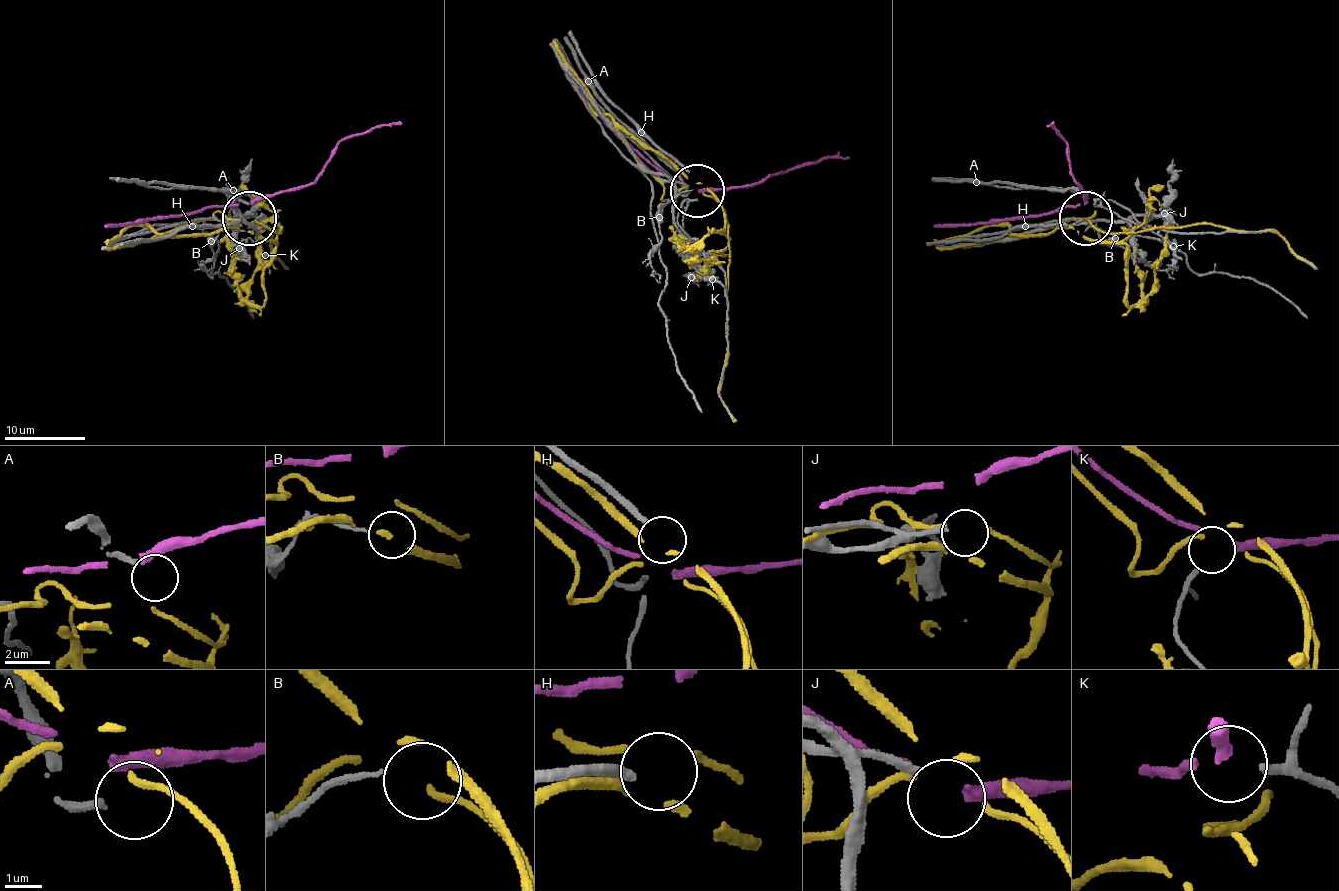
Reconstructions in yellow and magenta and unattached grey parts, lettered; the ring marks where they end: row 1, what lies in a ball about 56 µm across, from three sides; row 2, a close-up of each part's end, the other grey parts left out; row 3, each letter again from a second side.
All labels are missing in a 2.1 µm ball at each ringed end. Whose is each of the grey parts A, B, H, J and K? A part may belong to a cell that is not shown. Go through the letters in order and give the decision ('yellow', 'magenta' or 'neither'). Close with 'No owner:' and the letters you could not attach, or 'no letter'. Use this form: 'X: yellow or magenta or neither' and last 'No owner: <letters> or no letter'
A: neither
B: neither
H: neither
J: neither
K: magenta
No owner: A, B, H, J

